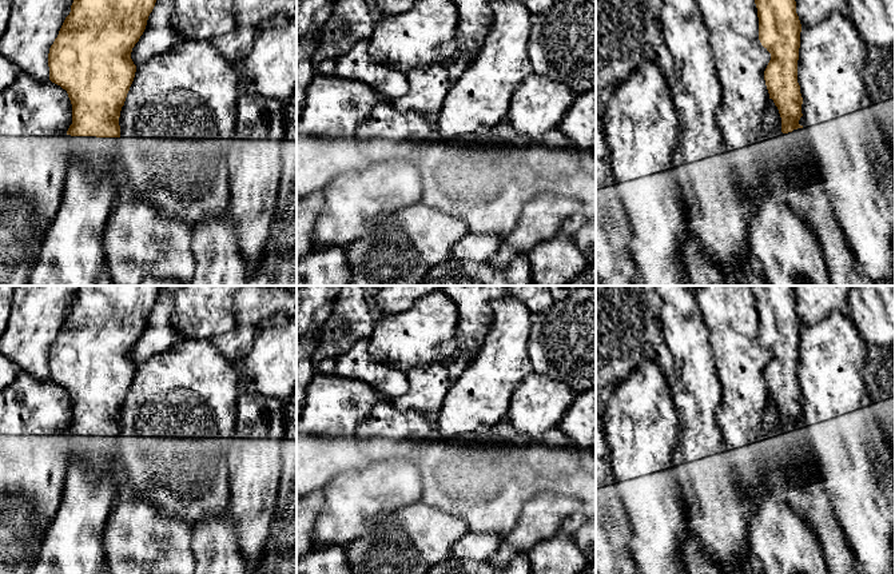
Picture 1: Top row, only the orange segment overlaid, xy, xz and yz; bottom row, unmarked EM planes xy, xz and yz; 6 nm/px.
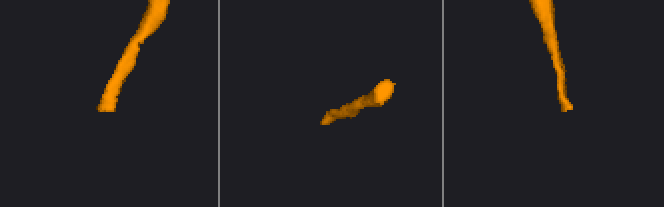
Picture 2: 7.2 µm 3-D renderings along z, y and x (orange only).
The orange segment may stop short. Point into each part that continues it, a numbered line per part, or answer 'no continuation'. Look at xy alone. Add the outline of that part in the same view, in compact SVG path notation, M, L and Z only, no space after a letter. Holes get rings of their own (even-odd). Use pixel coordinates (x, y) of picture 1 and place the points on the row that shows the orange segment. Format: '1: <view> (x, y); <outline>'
1: xy (99, 152); M65 135L65 137L69 146L69 156L81 156L96 174L111 170L118 137L71 135Z

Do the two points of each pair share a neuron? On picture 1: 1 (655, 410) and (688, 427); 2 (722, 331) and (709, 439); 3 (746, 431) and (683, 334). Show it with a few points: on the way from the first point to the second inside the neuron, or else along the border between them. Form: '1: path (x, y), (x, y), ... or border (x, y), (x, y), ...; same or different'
1: border (671, 391), (677, 414), (677, 442), (673, 453); different
2: border (709, 346), (715, 375), (719, 381), (720, 407); different
3: border (713, 363), (720, 383), (718, 425); different

